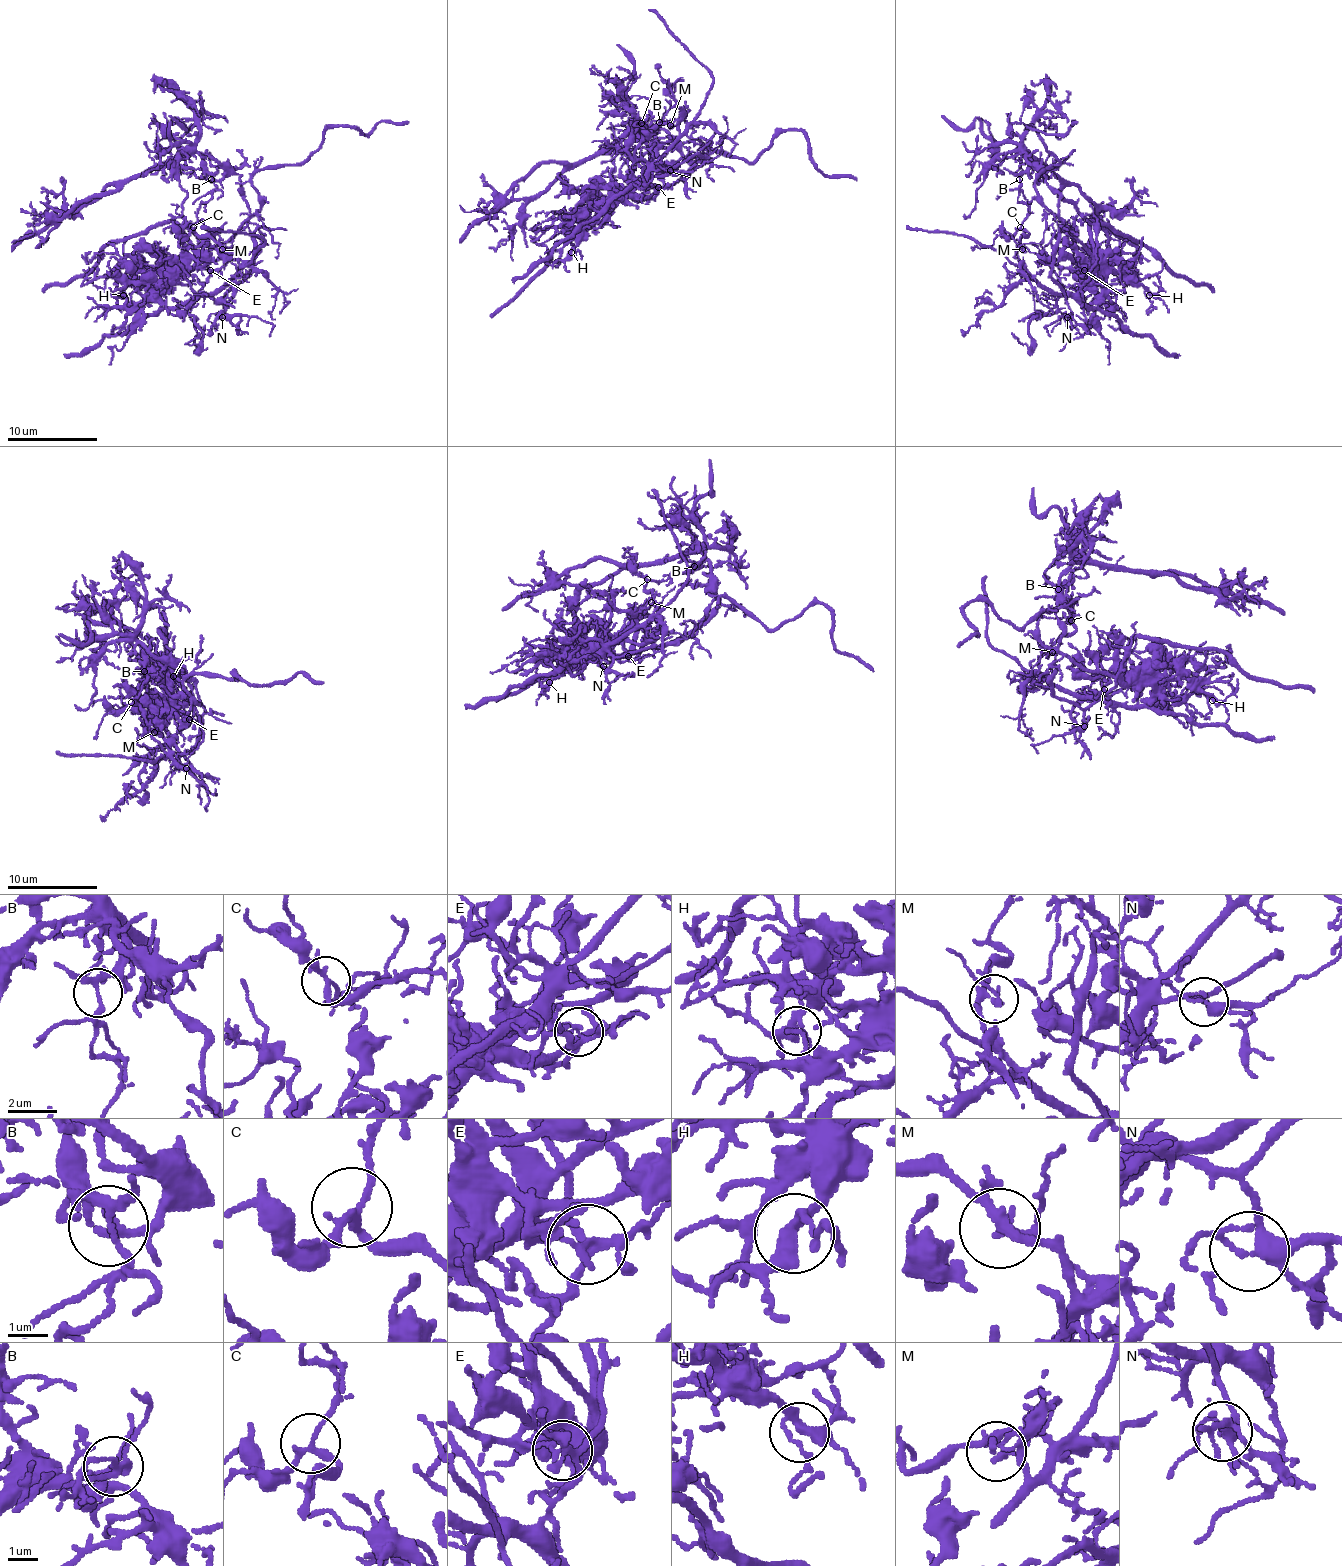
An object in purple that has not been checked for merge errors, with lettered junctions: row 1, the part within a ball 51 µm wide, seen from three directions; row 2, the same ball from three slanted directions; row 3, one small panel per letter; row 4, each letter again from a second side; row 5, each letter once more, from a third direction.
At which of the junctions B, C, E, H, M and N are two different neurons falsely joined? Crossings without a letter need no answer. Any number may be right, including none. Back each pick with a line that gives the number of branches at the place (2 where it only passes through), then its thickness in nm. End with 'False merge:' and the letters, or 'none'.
B: branches 3; calibre 190 nm
E: branches 5; calibre 160 nm
False merge: B, E

